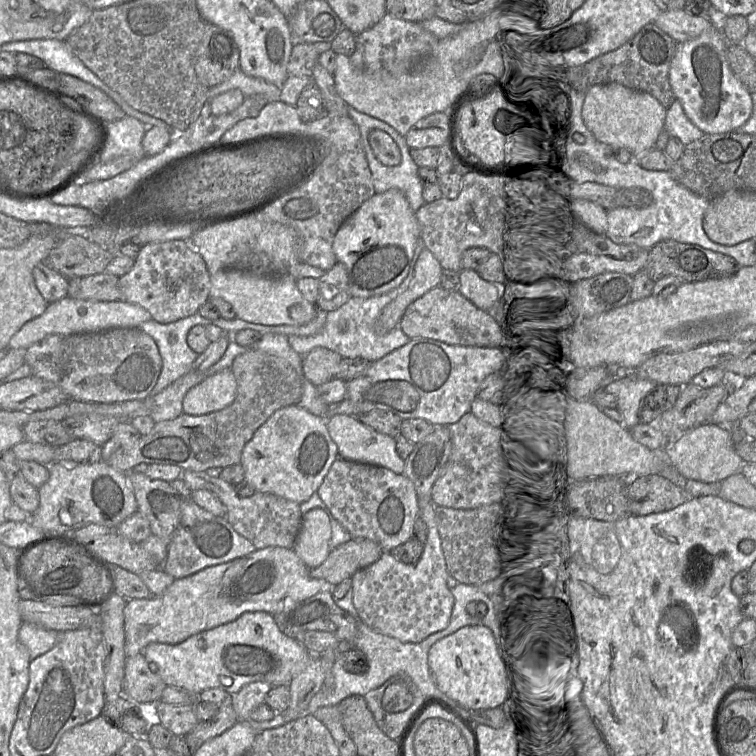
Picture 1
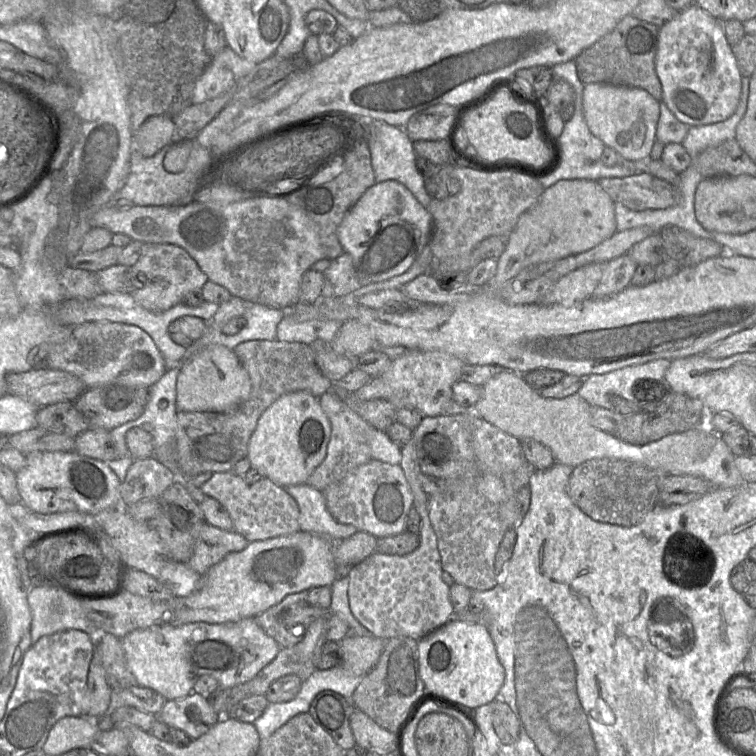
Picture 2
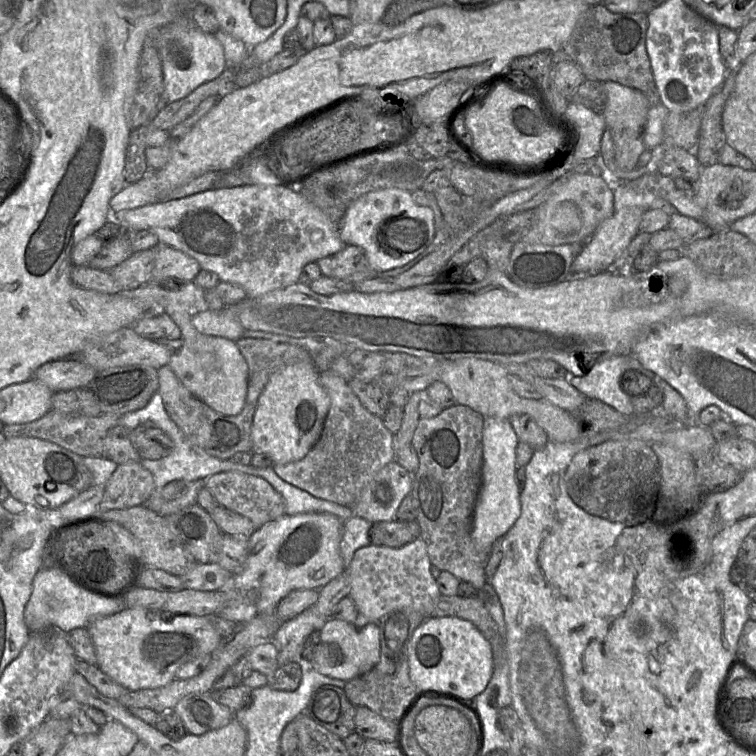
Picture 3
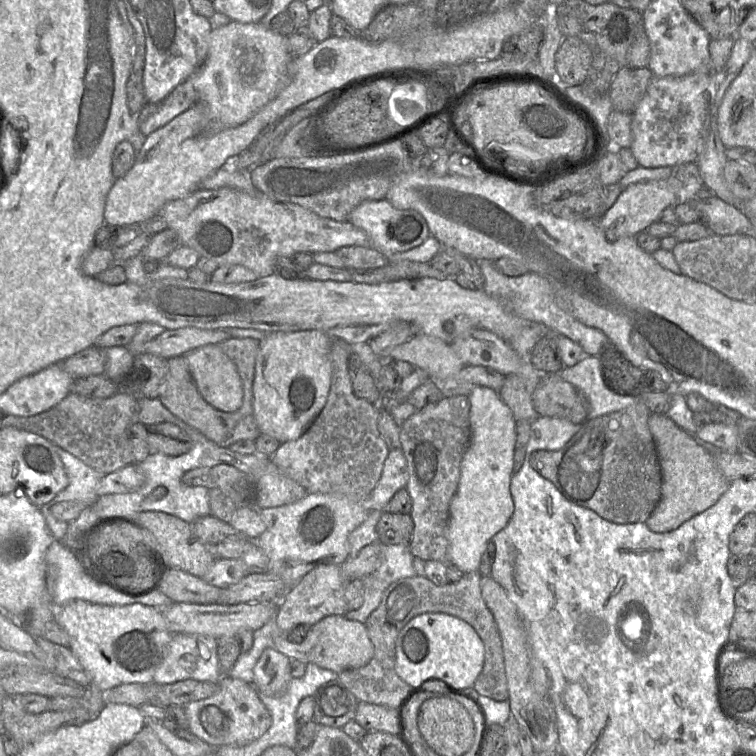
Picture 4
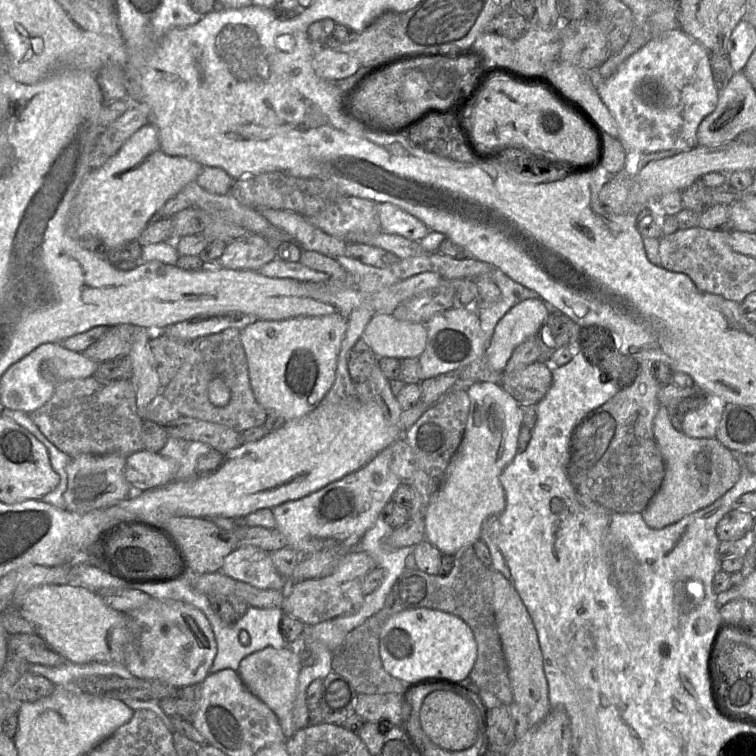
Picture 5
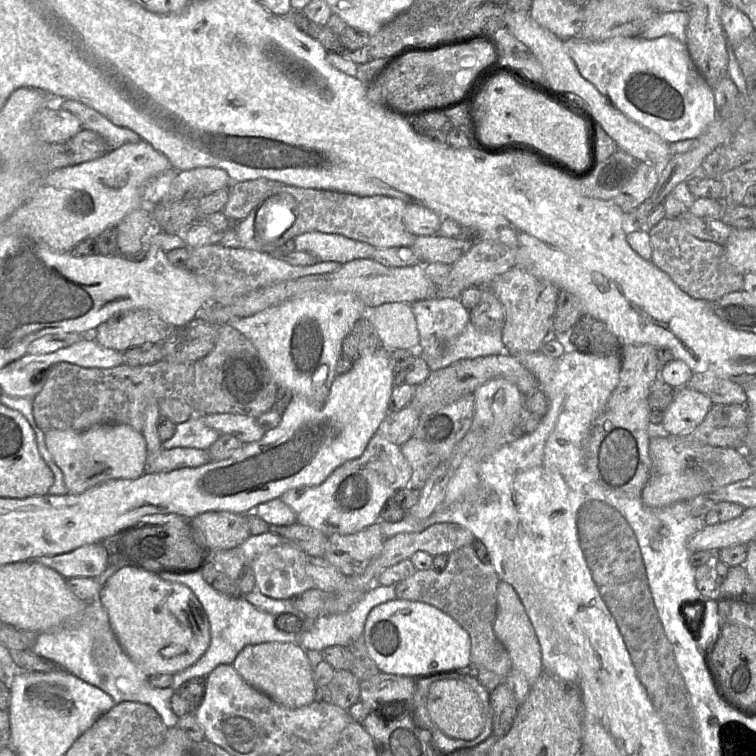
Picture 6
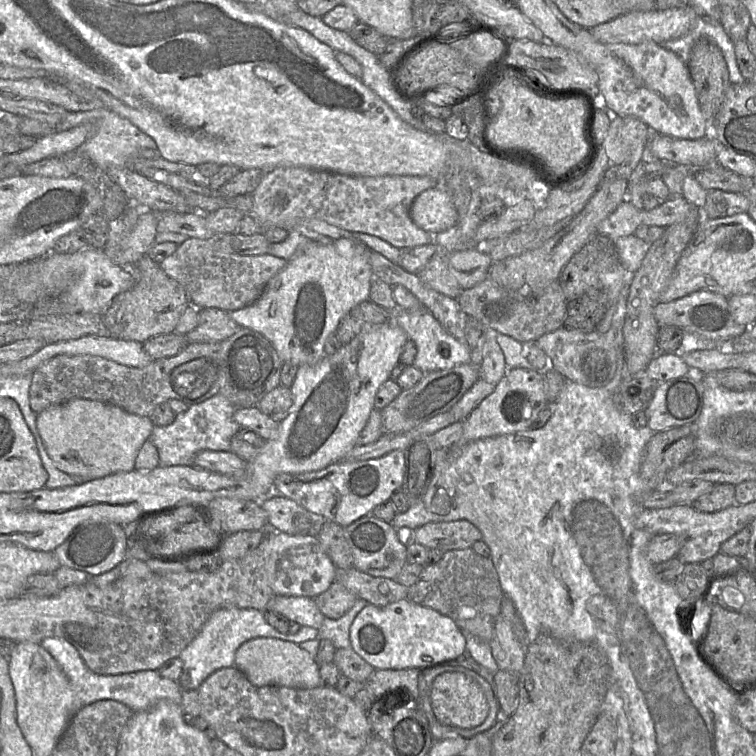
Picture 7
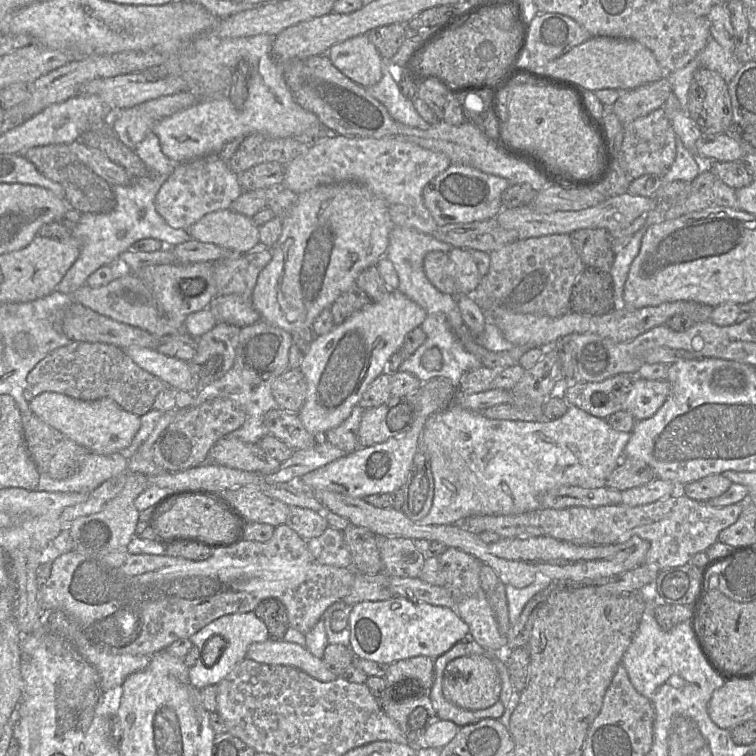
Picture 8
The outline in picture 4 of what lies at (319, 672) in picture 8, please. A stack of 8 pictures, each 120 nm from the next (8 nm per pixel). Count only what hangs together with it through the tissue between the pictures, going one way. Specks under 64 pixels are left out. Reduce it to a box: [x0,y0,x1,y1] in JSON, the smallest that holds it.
[252,647,292,697]

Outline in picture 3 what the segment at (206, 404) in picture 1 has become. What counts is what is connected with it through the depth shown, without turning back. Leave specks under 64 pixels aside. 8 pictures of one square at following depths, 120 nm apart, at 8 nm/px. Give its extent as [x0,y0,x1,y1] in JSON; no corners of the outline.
[168,316,248,415]

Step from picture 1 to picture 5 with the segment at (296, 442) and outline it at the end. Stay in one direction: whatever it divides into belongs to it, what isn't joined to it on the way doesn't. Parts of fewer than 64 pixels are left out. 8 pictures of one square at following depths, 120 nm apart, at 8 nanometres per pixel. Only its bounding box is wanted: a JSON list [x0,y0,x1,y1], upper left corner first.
[241,312,348,422]

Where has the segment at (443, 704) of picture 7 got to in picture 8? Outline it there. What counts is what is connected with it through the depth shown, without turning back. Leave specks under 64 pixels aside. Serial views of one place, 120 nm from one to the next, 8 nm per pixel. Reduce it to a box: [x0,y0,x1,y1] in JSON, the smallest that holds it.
[443,655,501,710]

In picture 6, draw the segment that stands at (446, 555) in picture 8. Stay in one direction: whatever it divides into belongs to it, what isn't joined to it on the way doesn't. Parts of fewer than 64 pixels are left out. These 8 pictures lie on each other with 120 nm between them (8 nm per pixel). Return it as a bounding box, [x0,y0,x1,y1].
[395,545,513,681]

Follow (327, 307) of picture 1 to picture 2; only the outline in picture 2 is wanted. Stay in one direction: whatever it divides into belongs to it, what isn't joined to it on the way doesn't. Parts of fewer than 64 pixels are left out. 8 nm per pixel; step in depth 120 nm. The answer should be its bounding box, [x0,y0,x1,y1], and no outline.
[322,252,361,298]

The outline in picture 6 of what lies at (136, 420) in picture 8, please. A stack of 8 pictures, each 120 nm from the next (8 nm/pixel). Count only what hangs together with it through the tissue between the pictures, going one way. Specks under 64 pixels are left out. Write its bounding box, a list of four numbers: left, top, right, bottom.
[45,424,147,494]

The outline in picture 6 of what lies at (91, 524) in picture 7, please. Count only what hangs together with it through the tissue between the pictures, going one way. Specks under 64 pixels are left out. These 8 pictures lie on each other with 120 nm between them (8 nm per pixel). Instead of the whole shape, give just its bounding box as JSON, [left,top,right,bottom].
[34,543,110,579]

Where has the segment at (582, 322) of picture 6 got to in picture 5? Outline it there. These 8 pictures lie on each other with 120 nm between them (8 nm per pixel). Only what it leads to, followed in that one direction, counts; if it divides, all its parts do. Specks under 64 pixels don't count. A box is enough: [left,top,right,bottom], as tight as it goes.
[578,325,640,388]

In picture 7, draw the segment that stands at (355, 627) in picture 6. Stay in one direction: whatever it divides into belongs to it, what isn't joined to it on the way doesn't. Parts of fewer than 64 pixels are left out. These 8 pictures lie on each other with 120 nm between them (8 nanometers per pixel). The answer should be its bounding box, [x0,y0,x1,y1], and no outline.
[318,599,371,650]

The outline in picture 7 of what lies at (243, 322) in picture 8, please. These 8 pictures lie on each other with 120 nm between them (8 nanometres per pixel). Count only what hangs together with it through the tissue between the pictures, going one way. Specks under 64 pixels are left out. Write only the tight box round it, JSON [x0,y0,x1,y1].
[185,307,240,343]

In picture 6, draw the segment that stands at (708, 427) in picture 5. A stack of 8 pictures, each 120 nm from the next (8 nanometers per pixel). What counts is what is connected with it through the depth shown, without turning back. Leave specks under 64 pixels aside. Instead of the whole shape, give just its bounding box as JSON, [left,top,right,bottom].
[661,386,712,436]

